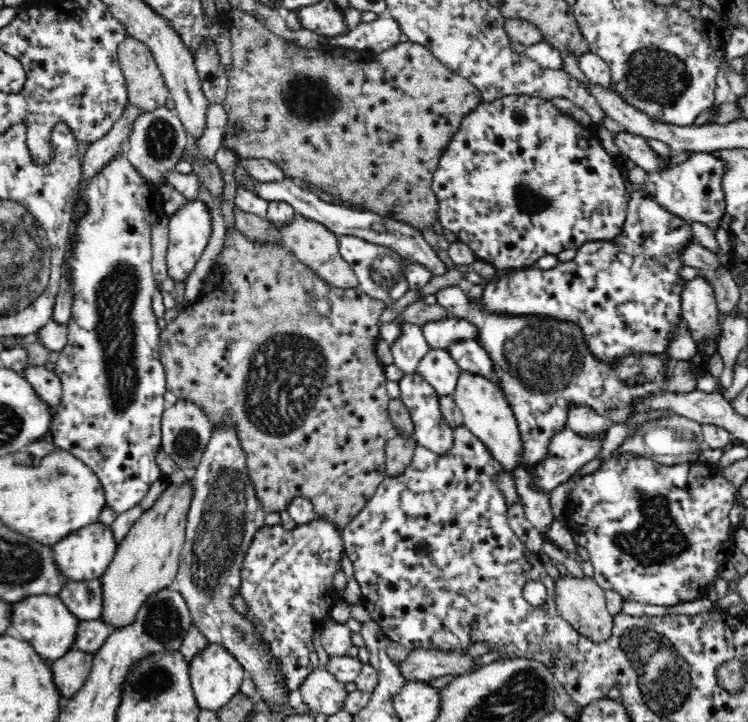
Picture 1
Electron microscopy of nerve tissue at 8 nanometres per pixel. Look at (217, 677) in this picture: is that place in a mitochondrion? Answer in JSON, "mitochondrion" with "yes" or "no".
{"mitochondrion":"no"}

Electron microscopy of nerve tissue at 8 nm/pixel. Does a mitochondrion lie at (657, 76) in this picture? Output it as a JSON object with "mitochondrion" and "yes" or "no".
{"mitochondrion":"yes"}

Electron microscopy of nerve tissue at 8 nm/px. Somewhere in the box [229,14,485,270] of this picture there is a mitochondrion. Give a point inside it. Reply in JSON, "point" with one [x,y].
{"point":[302,97]}

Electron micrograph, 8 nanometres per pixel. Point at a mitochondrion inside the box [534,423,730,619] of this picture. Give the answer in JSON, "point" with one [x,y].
{"point":[663,539]}

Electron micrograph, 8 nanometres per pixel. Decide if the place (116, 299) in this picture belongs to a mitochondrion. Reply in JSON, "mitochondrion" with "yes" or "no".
{"mitochondrion":"yes"}

